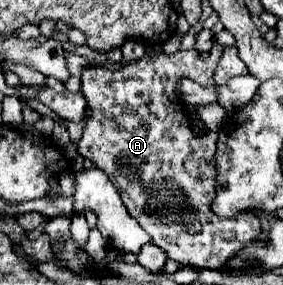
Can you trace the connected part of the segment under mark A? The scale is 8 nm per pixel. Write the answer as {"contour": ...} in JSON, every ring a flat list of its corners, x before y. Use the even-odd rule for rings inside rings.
{"contour":[[214,43,210,51,208,59,201,59,201,55,195,51,195,49,189,49,189,51,179,51,175,55,155,55,155,57,147,57,147,59,141,59,137,63,131,63,123,69,107,69,107,67,101,67,101,65,89,65,87,69,83,69,81,73,81,91,87,99,87,109,89,109,89,117,87,117,87,123,83,127,83,135,77,143,77,151,79,155,83,155,85,159,93,161,99,169,103,169,109,179,113,181,113,185,119,189,119,195,121,195,121,201,125,205,125,209,129,211,131,217,135,217,139,221,139,225,143,229,147,229,147,233,153,237,153,243,157,247,161,247,169,259,181,263,181,265,189,265,189,267,205,267,205,269,215,269,219,267,219,263,223,263,223,259,229,259,231,255,235,255,235,251,239,251,239,247,243,247,243,243,249,243,251,239,255,239,255,235,261,233,261,225,259,225,259,219,255,215,239,215,235,219,219,219,215,217,215,213,209,209,211,205,211,199,215,197,215,189,213,189,213,179,215,179,215,161,213,161,213,153,215,153,215,139,217,139,217,133,215,131,197,131,195,125,191,123,191,115,187,113,187,105,179,99,177,95,177,79,180,77,187,77,195,82,198,82,205,87,213,87,215,81,213,79,214,71,217,67,221,53,223,52,223,46,219,43]]}

